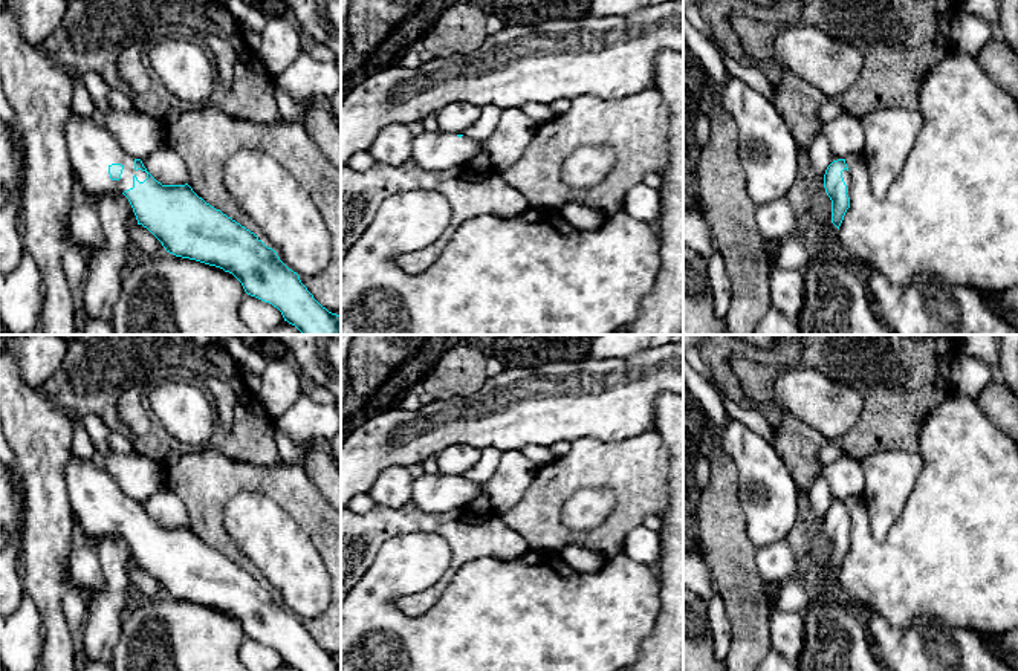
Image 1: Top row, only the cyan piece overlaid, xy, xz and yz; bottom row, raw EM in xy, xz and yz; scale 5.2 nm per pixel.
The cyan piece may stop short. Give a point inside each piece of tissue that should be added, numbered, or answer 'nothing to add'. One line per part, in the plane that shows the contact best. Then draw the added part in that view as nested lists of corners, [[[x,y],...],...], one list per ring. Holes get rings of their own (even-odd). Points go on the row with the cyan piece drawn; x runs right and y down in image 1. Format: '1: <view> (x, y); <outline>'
1: xy (92, 149); [[[70,112],[64,124],[64,136],[72,170],[86,193],[102,197],[109,191],[133,188],[133,177],[139,182],[147,173],[135,170],[135,157],[122,150],[107,128],[99,127],[93,118],[81,118]],[[109,167],[124,167],[121,179],[112,180]]]

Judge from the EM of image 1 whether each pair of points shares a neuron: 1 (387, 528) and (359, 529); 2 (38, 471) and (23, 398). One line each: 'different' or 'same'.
1: same
2: same

